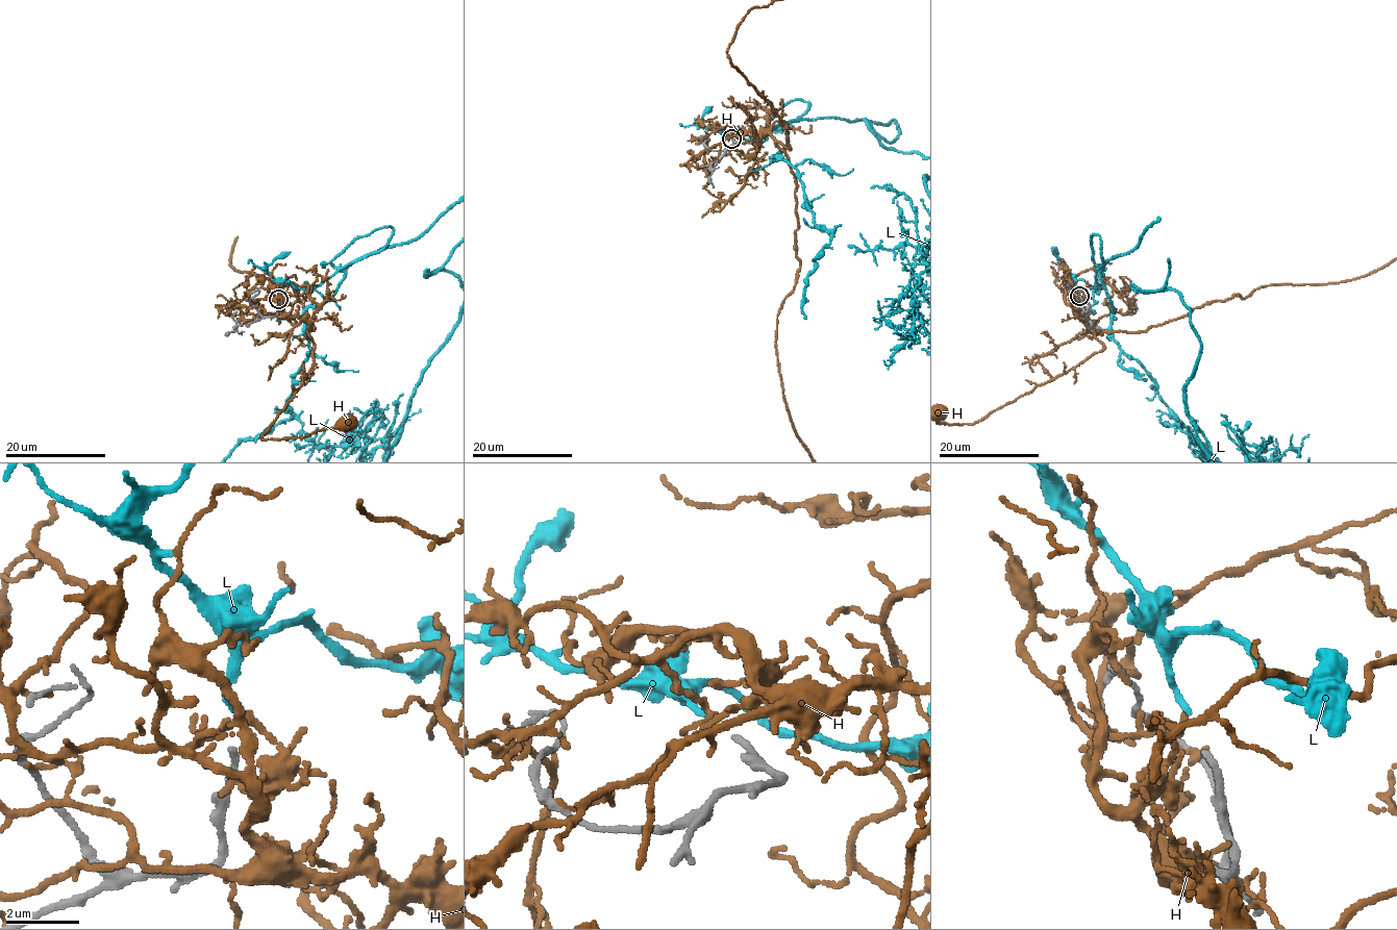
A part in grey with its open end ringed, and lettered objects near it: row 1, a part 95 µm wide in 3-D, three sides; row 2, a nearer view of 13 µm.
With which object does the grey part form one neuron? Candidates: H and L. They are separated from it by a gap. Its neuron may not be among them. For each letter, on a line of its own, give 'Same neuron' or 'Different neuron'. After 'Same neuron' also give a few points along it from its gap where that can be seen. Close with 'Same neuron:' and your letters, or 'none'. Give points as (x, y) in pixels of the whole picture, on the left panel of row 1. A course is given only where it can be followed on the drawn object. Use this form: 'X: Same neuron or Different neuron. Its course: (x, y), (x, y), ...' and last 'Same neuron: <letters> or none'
H: Different neuron
L: Different neuron
Same neuron: none

